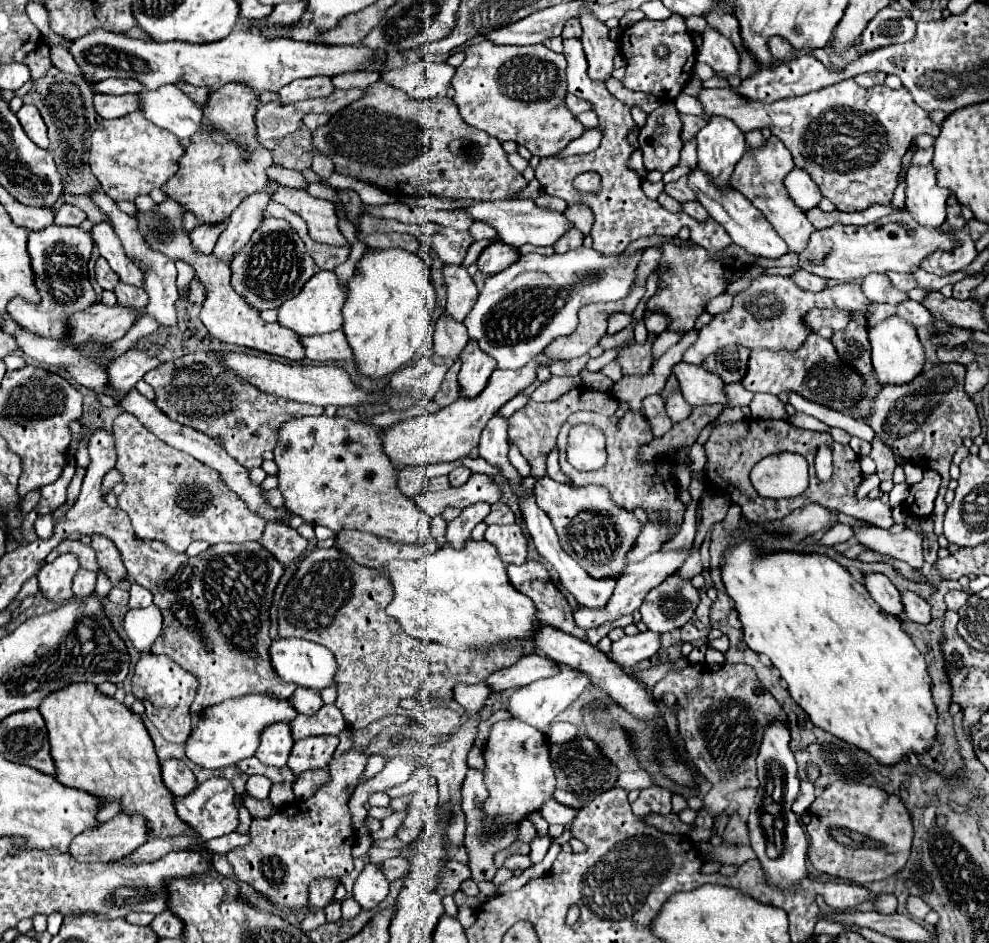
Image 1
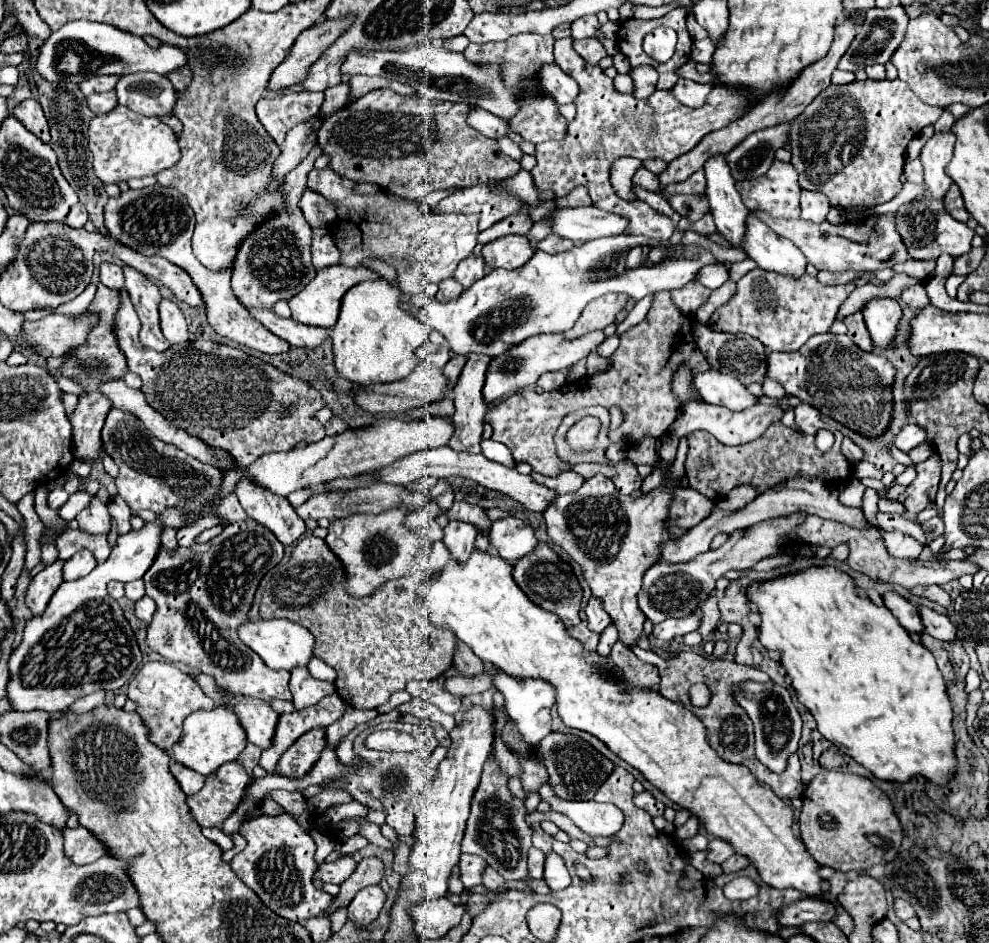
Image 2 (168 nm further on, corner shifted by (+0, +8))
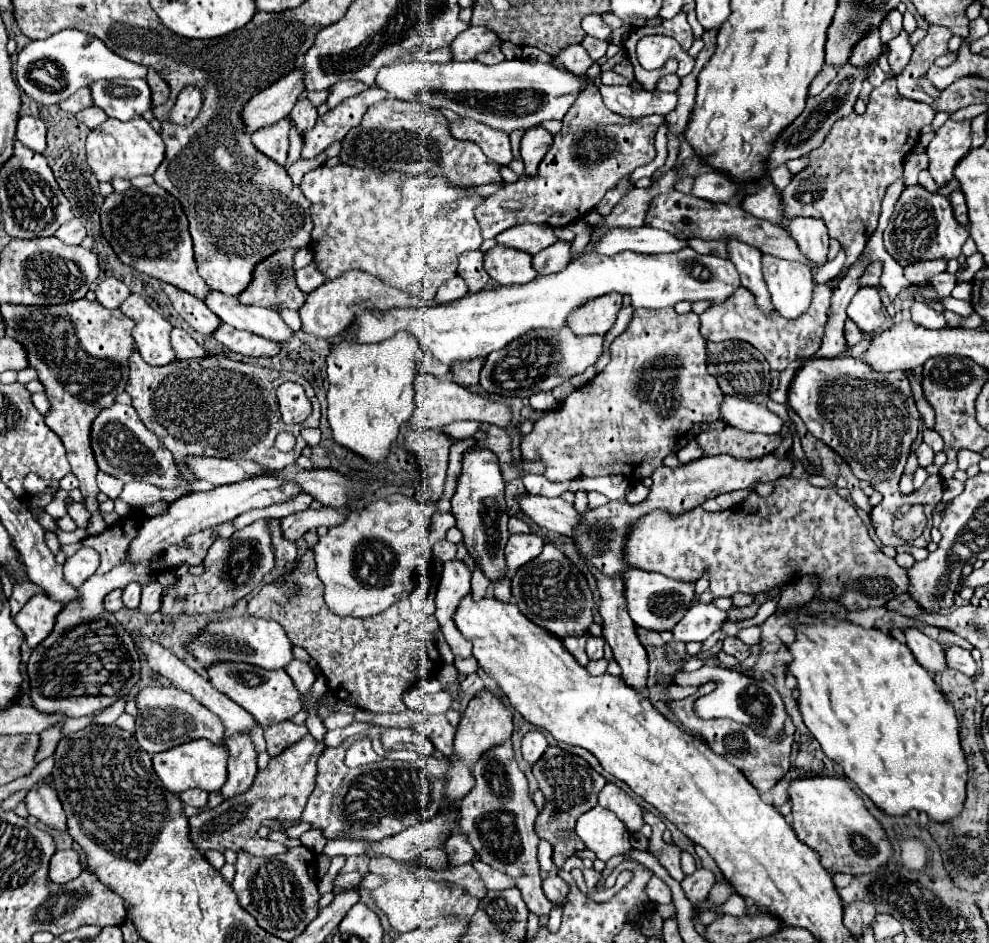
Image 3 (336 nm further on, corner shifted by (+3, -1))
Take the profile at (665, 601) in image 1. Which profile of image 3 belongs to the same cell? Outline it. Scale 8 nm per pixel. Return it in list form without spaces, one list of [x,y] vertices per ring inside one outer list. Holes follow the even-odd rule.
[[[630,567],[628,571],[624,571],[624,599],[626,609],[638,627],[650,631],[668,631],[684,617],[684,611],[692,605],[694,583],[680,583],[666,579],[660,573],[648,573]]]

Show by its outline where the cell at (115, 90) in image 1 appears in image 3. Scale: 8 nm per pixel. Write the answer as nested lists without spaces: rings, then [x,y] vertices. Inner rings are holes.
[[[88,87],[76,91],[74,95],[70,95],[70,97],[64,99],[64,101],[60,101],[58,105],[60,105],[62,111],[68,111],[68,113],[78,113],[78,111],[90,107],[90,105],[92,105],[92,97],[90,97]]]

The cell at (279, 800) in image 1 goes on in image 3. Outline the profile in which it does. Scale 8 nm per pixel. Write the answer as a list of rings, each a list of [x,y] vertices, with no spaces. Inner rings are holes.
[[[282,721],[278,725],[272,725],[264,731],[266,743],[268,743],[268,753],[270,757],[282,753],[288,745],[300,741],[304,735],[308,735],[306,725],[296,725],[292,721]]]

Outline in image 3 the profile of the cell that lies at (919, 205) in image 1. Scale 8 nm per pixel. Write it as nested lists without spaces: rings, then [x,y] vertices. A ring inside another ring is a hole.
[[[948,119],[936,131],[936,137],[928,145],[928,157],[930,157],[928,171],[932,173],[934,181],[940,187],[944,187],[954,177],[954,167],[972,149],[970,123],[972,119],[964,119],[964,121]]]

